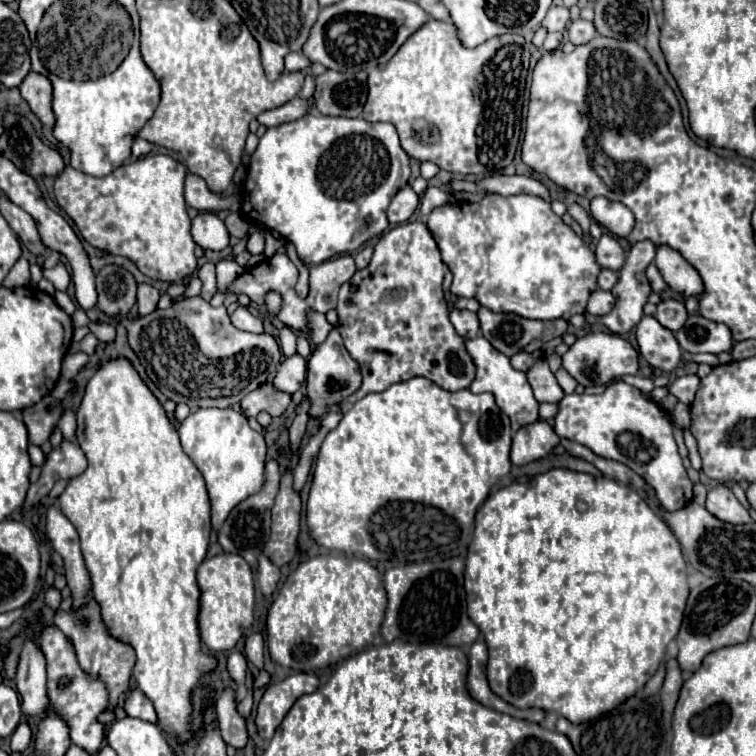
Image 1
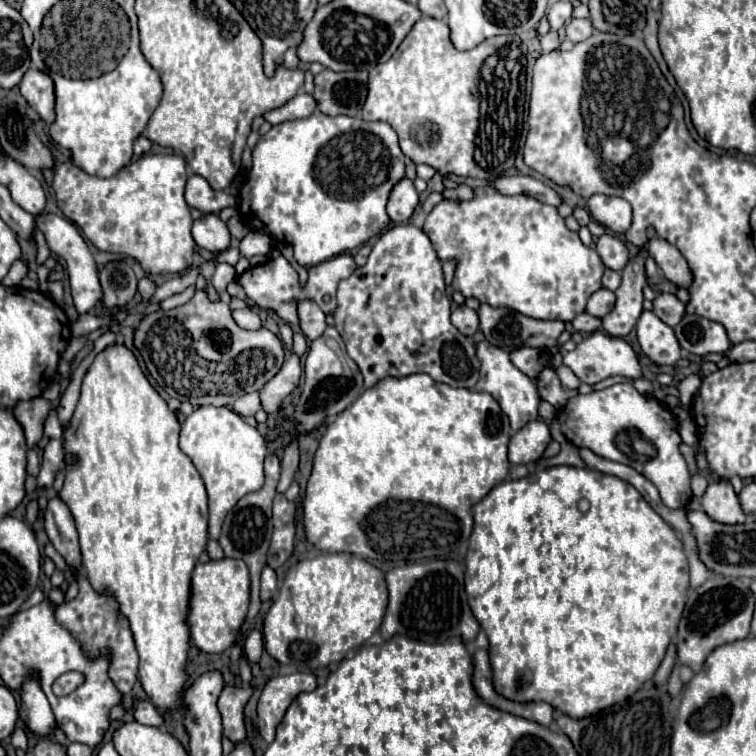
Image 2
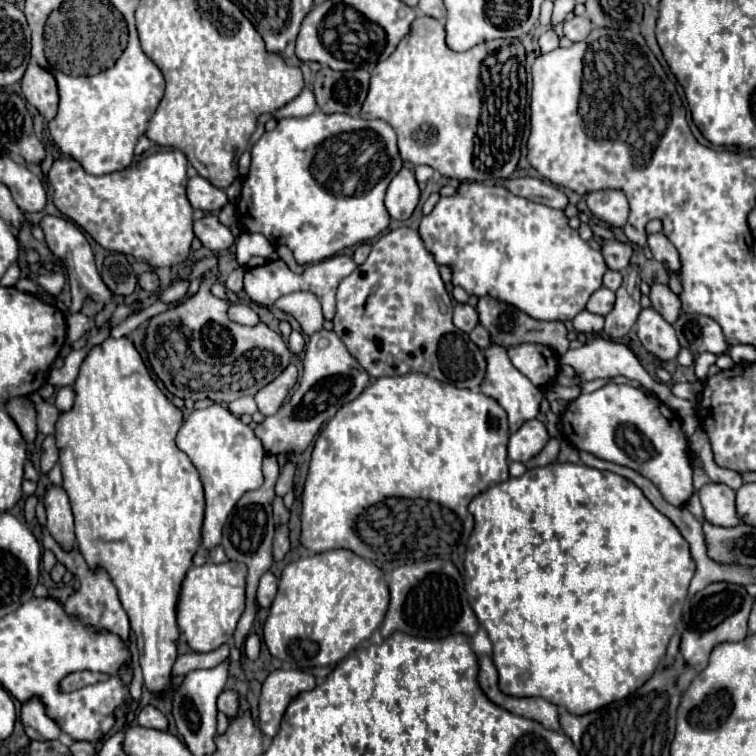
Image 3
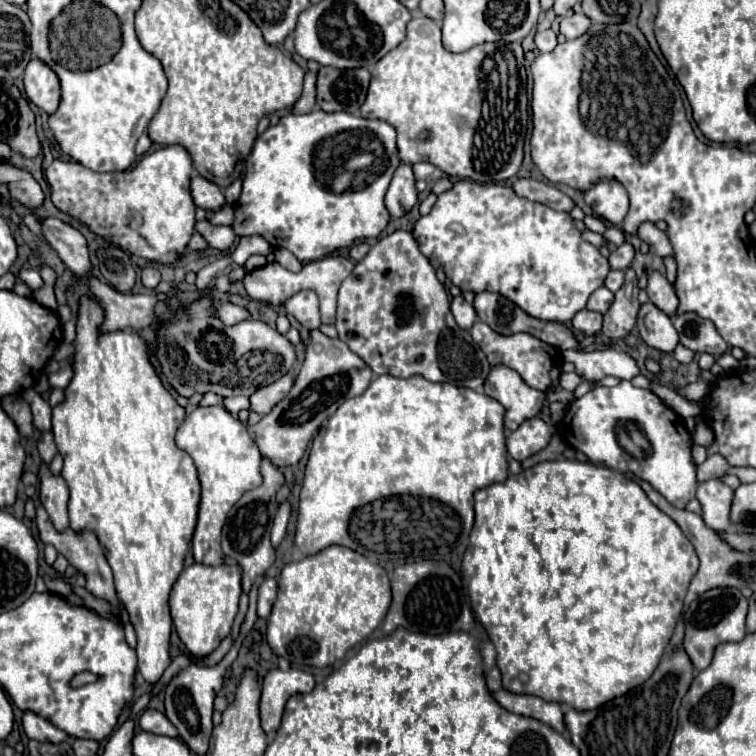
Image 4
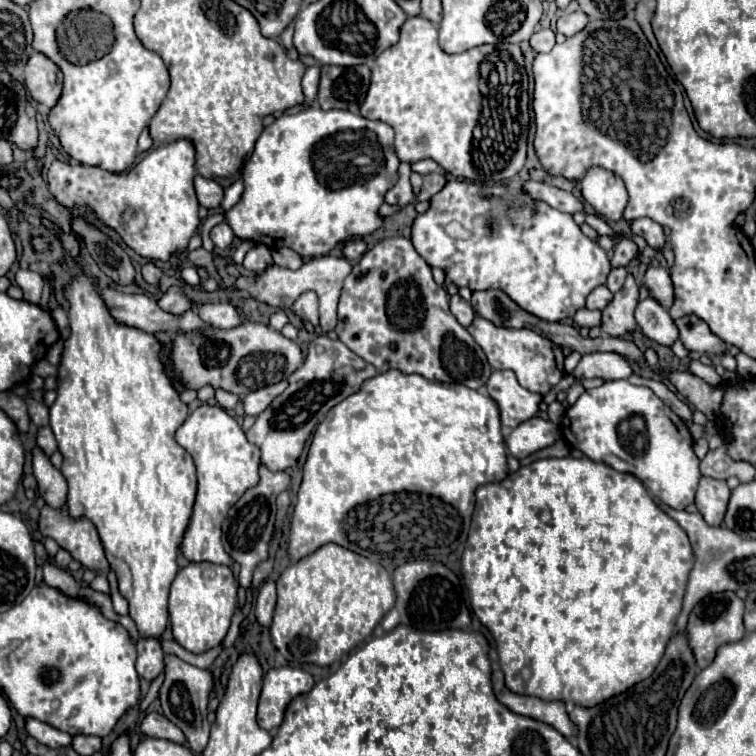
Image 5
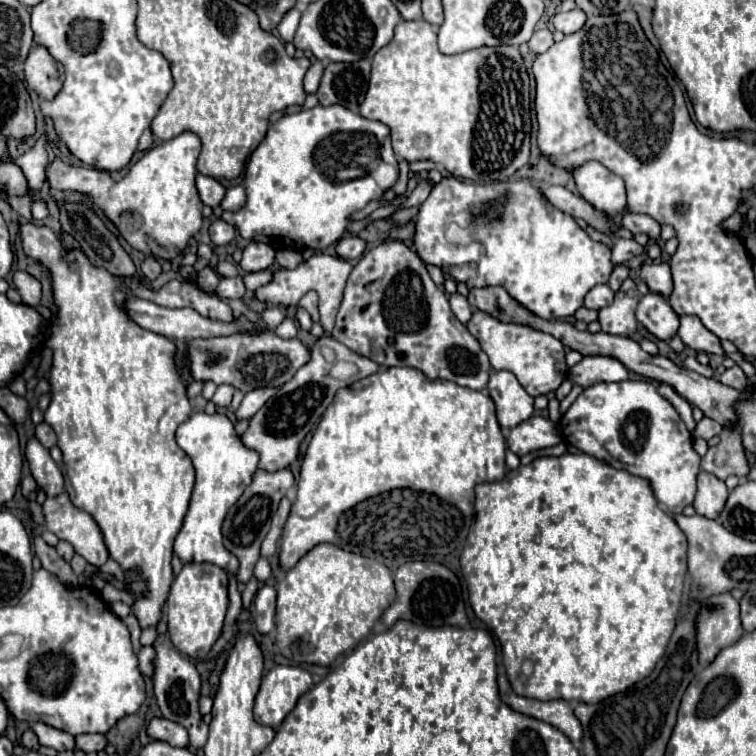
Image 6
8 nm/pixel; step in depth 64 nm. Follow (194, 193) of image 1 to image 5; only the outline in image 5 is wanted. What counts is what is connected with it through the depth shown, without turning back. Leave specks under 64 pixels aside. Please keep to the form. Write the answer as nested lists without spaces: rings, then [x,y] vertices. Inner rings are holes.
[[[198,174],[198,176],[194,178],[194,190],[196,190],[196,196],[198,196],[200,206],[204,206],[204,208],[208,208],[208,210],[216,210],[216,208],[222,204],[224,190],[222,190],[214,180],[202,178],[202,176]]]

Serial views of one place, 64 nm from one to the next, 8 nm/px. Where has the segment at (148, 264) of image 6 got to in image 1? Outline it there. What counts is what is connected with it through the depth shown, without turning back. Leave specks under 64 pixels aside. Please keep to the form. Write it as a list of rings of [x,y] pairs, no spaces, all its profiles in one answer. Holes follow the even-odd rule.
[[[140,284],[138,286],[138,298],[136,298],[136,304],[138,304],[138,314],[140,316],[146,316],[146,314],[152,314],[158,306],[158,300],[160,300],[160,294],[154,286],[150,284]]]

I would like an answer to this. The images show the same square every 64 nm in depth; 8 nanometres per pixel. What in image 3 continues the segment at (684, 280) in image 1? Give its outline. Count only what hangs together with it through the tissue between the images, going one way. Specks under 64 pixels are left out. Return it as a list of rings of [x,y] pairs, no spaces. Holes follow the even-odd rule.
[[[652,234],[652,236],[648,236],[648,246],[650,246],[650,252],[652,252],[654,260],[664,264],[664,268],[668,272],[680,274],[682,262],[680,262],[678,250],[674,248],[674,244],[664,234]]]

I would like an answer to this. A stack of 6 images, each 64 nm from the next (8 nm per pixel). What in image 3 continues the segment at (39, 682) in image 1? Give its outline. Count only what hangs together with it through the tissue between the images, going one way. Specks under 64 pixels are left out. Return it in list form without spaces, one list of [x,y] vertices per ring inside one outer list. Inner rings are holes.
[[[32,696],[28,702],[22,704],[20,720],[24,724],[26,734],[32,740],[56,740],[62,732],[58,724],[48,716],[46,706],[40,700],[40,696]]]

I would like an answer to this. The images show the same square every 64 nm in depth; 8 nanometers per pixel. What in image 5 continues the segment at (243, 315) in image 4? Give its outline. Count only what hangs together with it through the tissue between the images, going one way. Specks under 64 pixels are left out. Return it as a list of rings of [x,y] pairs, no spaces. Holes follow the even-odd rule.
[[[204,304],[198,312],[205,323],[223,329],[234,328],[242,322],[240,312],[232,304]]]

